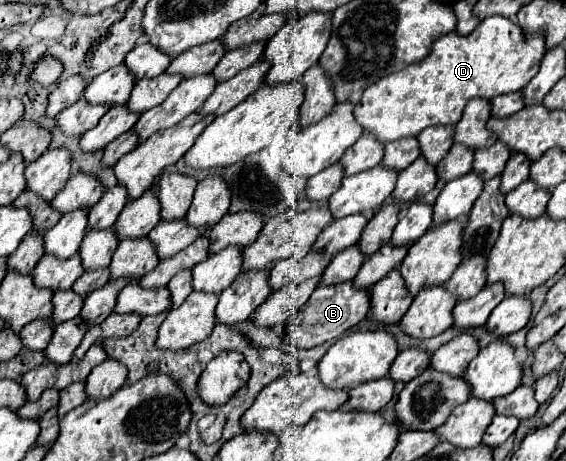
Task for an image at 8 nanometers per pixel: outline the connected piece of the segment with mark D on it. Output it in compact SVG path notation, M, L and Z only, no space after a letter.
M488 16L468 36L448 32L446 36L436 38L432 42L430 54L422 62L410 64L400 72L392 72L390 76L384 76L382 80L366 88L362 100L356 104L354 116L366 130L370 130L384 144L400 140L404 136L416 136L428 126L438 126L438 124L454 126L462 118L462 110L470 98L482 96L492 100L500 94L522 90L526 82L530 82L532 76L538 72L544 54L546 54L546 42L542 32L526 36L526 32L516 22L504 16Z

